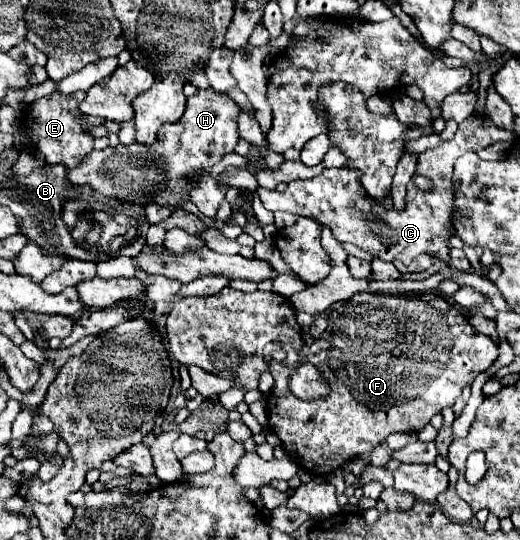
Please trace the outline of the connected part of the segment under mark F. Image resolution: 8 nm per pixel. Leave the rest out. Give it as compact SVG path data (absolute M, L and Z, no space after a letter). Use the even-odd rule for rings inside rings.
M357 293L351 299L341 303L341 313L329 315L329 329L327 335L331 339L311 339L305 335L307 349L303 357L307 361L319 365L327 381L331 381L331 397L323 401L297 401L297 397L287 389L287 375L291 375L293 368L280 361L273 361L273 379L275 385L269 393L267 413L269 413L269 427L281 439L283 447L289 449L291 455L307 469L319 471L333 471L345 465L347 461L371 451L377 443L387 439L391 433L417 433L421 431L433 415L441 413L445 407L453 407L455 401L461 397L463 387L471 385L473 379L483 373L499 355L497 345L483 333L479 333L471 323L469 317L447 299L439 299L437 293L417 293L417 295L383 295L383 293ZM443 343L443 361L429 361L411 355L431 355Z

